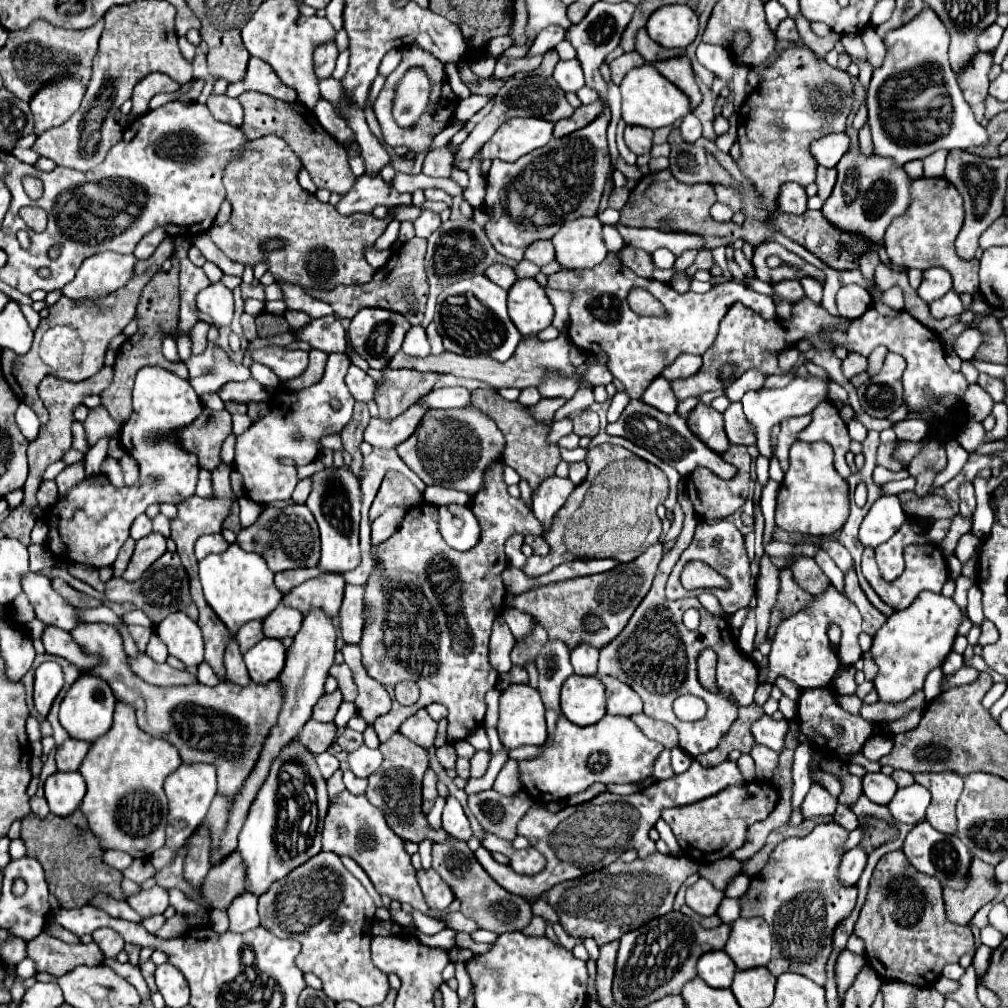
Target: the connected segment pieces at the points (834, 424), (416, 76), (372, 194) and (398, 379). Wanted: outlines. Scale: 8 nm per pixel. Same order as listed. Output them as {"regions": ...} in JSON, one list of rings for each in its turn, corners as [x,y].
{"regions":[[[[831,402],[819,404],[819,408],[815,408],[815,412],[811,416],[813,416],[811,424],[799,432],[797,440],[803,440],[803,442],[825,440],[825,442],[829,442],[835,452],[835,470],[847,480],[851,476],[851,470],[845,462],[845,454],[849,452],[851,438],[847,434],[845,422],[841,420],[837,408]]],[[[409,70],[399,82],[393,106],[393,118],[399,126],[407,128],[425,112],[429,100],[429,80],[423,70]]],[[[363,174],[357,178],[355,186],[341,196],[335,208],[339,214],[351,216],[357,212],[371,212],[377,204],[383,204],[387,208],[407,206],[411,204],[411,194],[399,194],[395,188],[387,186],[379,176]]],[[[407,368],[383,370],[383,380],[377,382],[375,402],[379,406],[379,418],[389,422],[413,406],[421,396],[429,394],[439,374],[435,372],[411,372]]]]}

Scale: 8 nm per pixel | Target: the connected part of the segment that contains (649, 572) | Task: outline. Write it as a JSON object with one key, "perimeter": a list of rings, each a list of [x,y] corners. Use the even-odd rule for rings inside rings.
{"perimeter":[[[657,542],[649,546],[633,562],[619,564],[605,574],[555,582],[549,586],[531,588],[529,592],[517,594],[513,598],[513,608],[535,616],[545,626],[551,640],[553,638],[563,640],[571,650],[581,642],[591,642],[597,648],[601,648],[625,628],[635,608],[649,592],[661,556],[663,556],[663,544]]]}

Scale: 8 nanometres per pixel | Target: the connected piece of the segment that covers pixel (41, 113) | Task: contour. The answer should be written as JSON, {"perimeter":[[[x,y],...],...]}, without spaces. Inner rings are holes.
{"perimeter":[[[63,78],[43,86],[29,101],[35,121],[34,132],[41,135],[51,126],[67,122],[79,110],[83,94],[85,90],[77,78]]]}

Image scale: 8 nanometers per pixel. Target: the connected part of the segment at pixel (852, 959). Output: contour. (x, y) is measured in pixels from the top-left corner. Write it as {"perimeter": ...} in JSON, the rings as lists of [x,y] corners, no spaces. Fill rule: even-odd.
{"perimeter":[[[843,950],[839,960],[837,960],[837,966],[835,966],[835,974],[837,974],[837,986],[839,986],[839,996],[845,994],[845,990],[853,984],[853,978],[857,976],[857,972],[863,968],[865,958],[863,956],[857,956],[849,950]]]}

